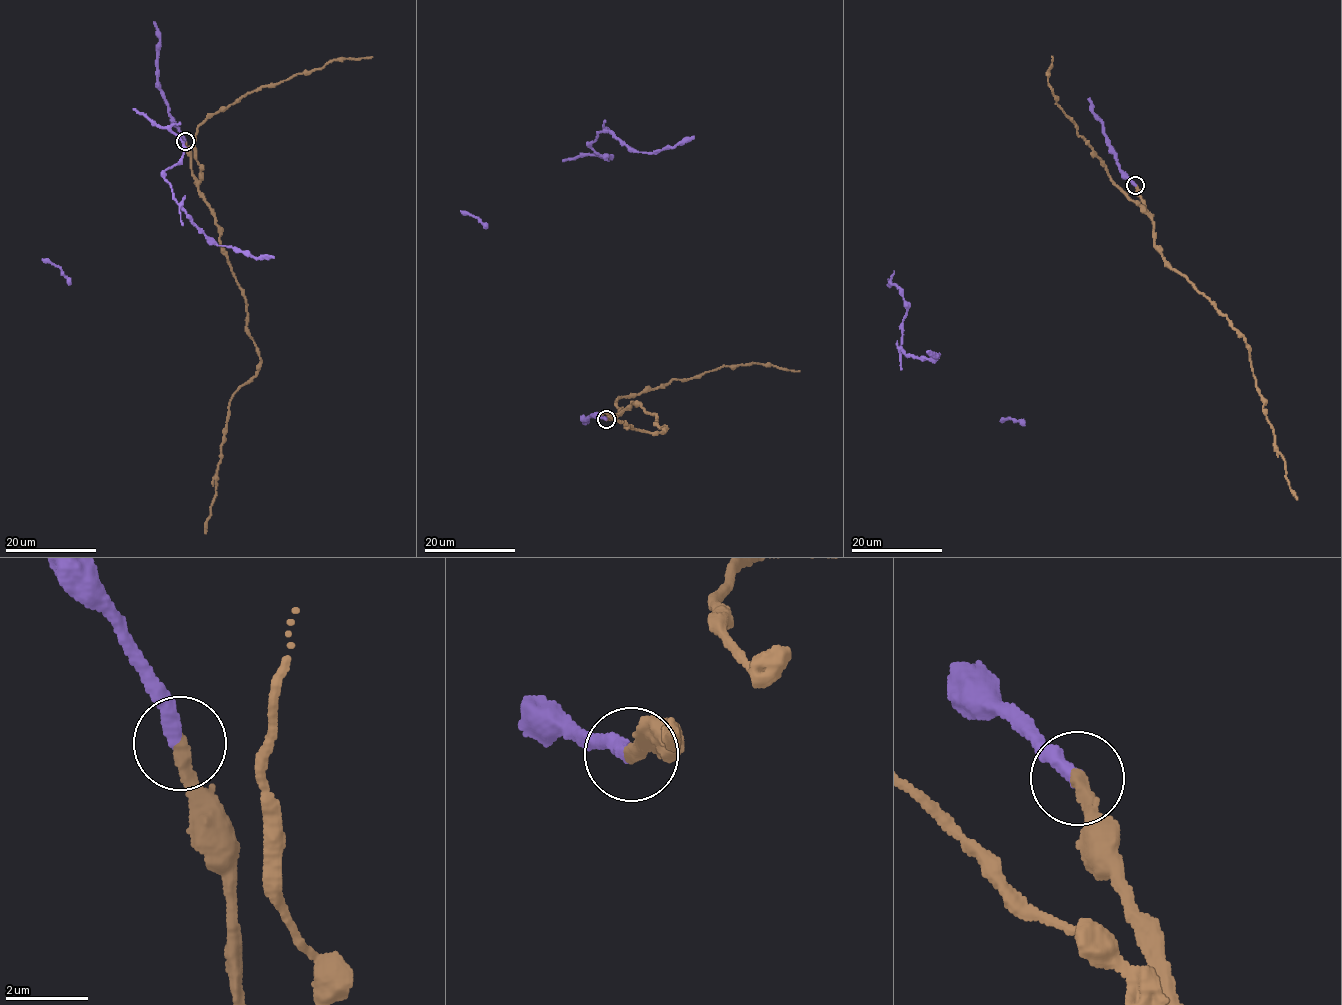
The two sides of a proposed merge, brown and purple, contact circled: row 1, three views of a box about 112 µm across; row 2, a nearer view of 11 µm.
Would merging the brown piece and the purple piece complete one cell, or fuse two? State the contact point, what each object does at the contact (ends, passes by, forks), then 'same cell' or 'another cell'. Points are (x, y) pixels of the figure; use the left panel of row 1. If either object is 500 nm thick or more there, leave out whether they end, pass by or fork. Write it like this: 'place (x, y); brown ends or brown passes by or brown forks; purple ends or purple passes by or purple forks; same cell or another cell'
place (185, 141); brown ends; purple ends; same cell

